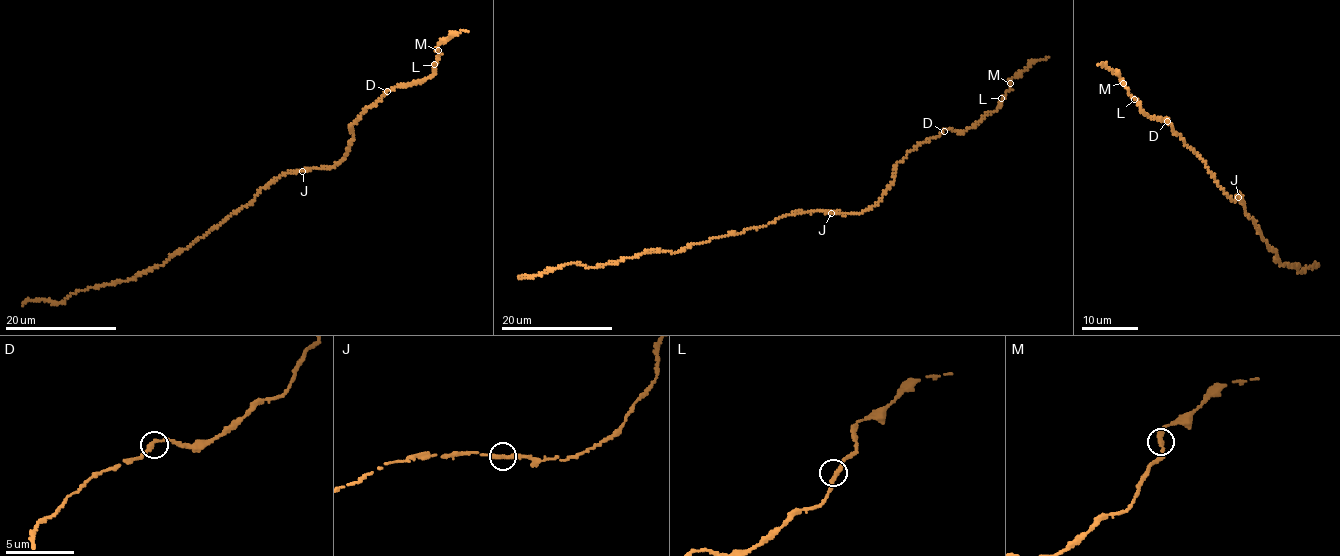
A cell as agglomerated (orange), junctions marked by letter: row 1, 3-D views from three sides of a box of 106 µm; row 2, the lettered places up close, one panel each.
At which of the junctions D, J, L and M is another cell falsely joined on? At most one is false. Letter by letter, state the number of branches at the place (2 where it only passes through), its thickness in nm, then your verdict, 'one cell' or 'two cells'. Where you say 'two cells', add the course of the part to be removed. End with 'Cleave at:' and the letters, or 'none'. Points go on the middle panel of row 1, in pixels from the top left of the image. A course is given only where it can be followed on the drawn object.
D: branches 2; calibre 280 nm; one cell
J: branches 2; calibre 300 nm; one cell
L: branches 2; calibre 300 nm; one cell
M: branches 2; calibre 320 nm; one cell
Cleave at: none

